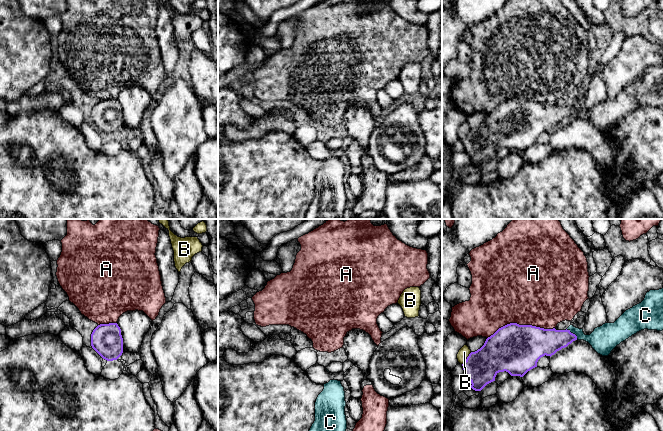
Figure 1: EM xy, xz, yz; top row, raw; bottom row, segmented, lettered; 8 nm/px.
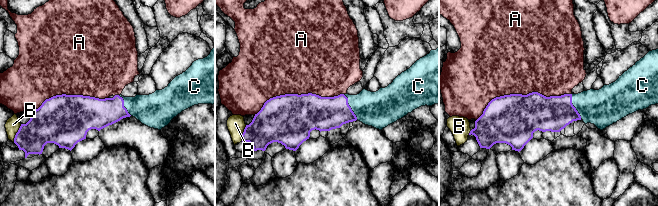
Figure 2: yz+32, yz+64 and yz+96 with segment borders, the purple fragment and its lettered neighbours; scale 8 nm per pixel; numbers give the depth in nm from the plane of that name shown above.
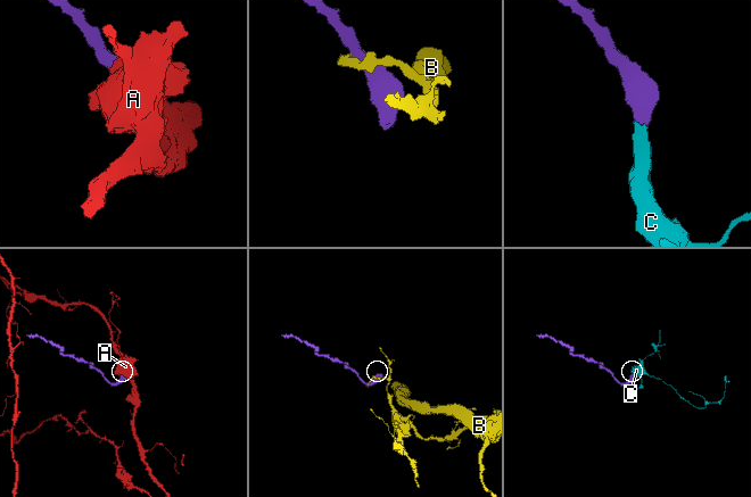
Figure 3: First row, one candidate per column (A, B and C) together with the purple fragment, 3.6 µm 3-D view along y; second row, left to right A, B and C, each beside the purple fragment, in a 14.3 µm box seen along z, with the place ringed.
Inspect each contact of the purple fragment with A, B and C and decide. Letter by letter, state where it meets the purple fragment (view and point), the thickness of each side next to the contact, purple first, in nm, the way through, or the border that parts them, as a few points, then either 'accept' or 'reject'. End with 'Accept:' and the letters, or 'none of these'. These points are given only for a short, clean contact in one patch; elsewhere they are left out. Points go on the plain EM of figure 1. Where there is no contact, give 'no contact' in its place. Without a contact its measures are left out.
A: yz (520, 101) | 400/480 nm | reject
B: yz (467, 134) | 280/90 nm | reject
C: yz (572, 109) | 220/200 nm | across yz (542, 117), (560, 115), (572, 109), (586, 114), (602, 115) | accept
Accept: C

